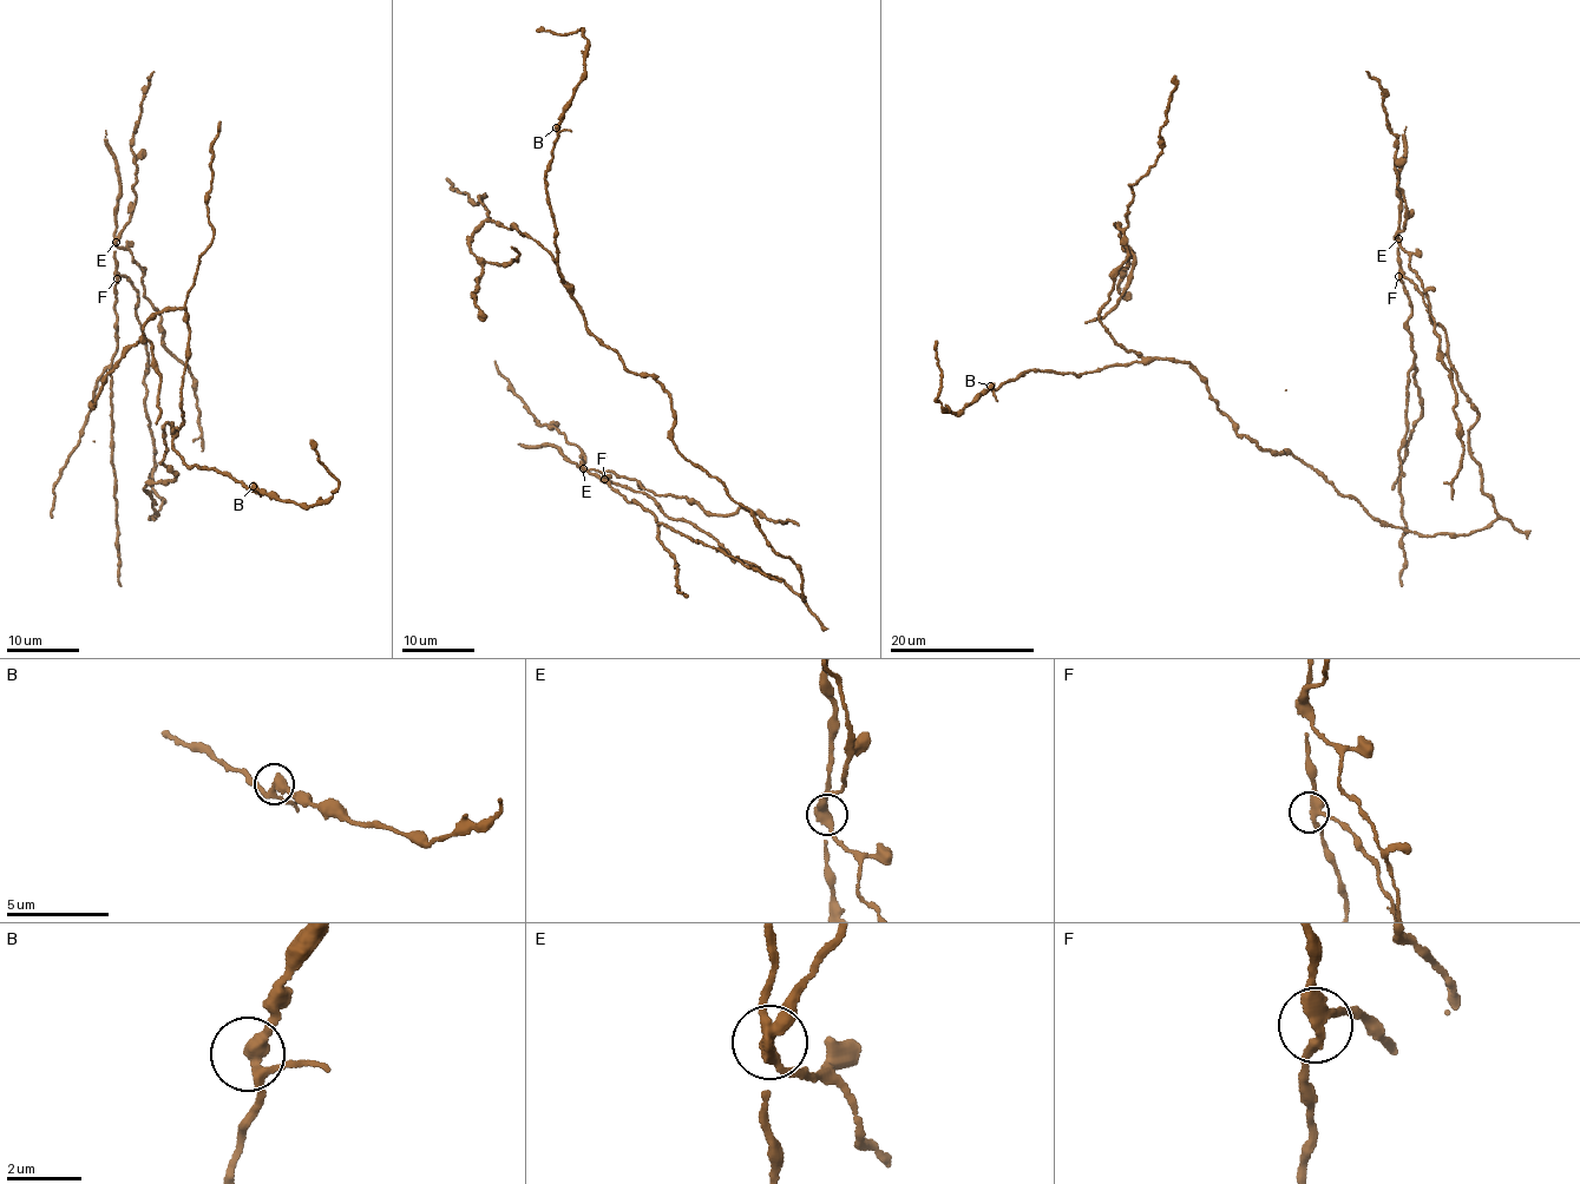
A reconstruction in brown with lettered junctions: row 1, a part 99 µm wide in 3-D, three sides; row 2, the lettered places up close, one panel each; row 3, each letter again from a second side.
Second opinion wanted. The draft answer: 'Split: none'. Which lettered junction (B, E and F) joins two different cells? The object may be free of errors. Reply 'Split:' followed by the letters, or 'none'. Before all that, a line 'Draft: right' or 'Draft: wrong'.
Draft: wrong
Split: E

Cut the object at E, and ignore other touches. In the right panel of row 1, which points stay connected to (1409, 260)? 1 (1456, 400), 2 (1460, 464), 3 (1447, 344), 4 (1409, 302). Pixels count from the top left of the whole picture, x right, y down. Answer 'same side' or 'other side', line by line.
1: same side
2: same side
3: other side
4: other side

